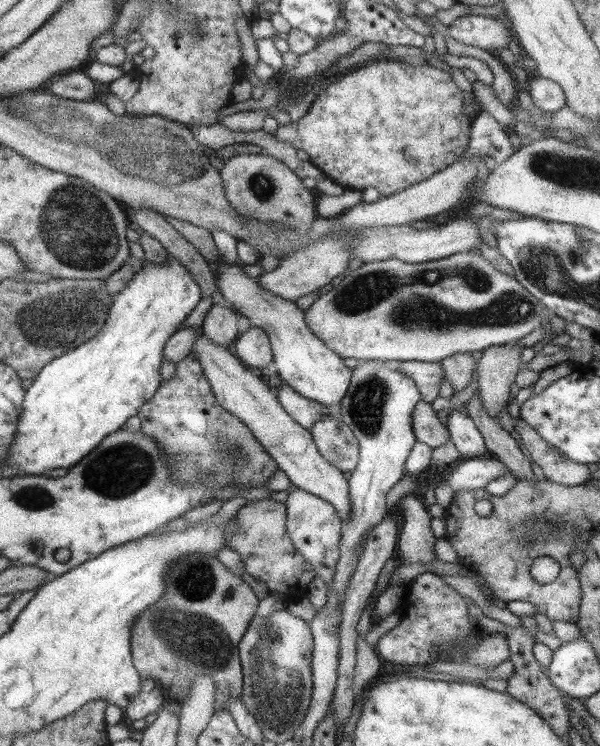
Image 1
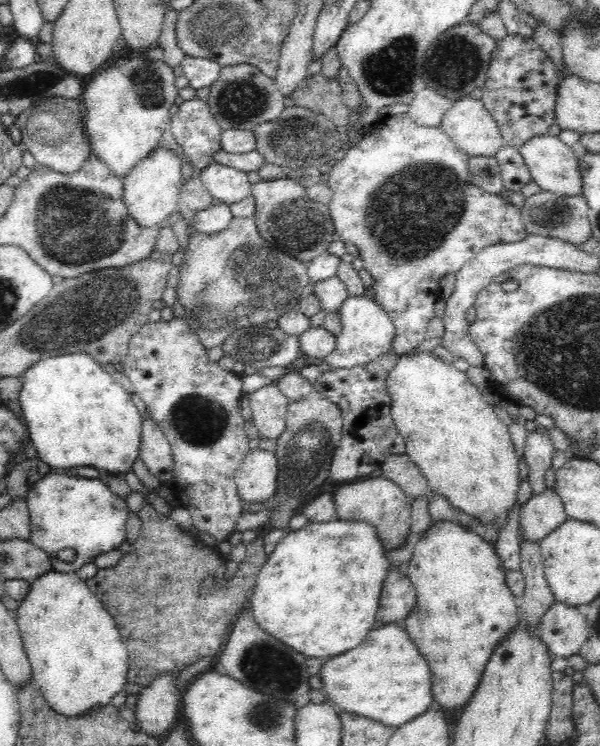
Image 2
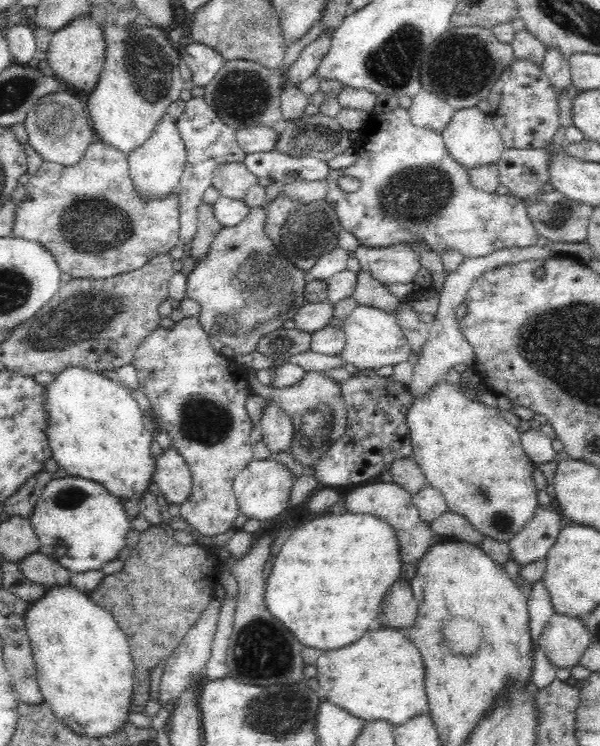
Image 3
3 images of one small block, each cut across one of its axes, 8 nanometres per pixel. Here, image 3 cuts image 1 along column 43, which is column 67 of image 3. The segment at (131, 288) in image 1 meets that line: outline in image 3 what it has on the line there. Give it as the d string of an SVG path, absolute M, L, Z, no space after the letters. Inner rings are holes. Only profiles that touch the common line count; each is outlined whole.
M68 366L64 370L55 373L54 381L44 386L44 411L48 413L48 443L52 452L52 458L56 460L60 468L64 468L70 476L80 476L88 480L104 485L104 488L117 496L121 501L124 500L140 500L142 494L148 490L148 486L152 484L154 476L154 470L156 470L156 456L151 456L150 446L152 444L152 435L150 431L144 427L142 423L143 411L140 409L136 400L130 395L131 391L124 388L121 384L118 384L115 379L108 379L100 372L92 372L83 366Z

